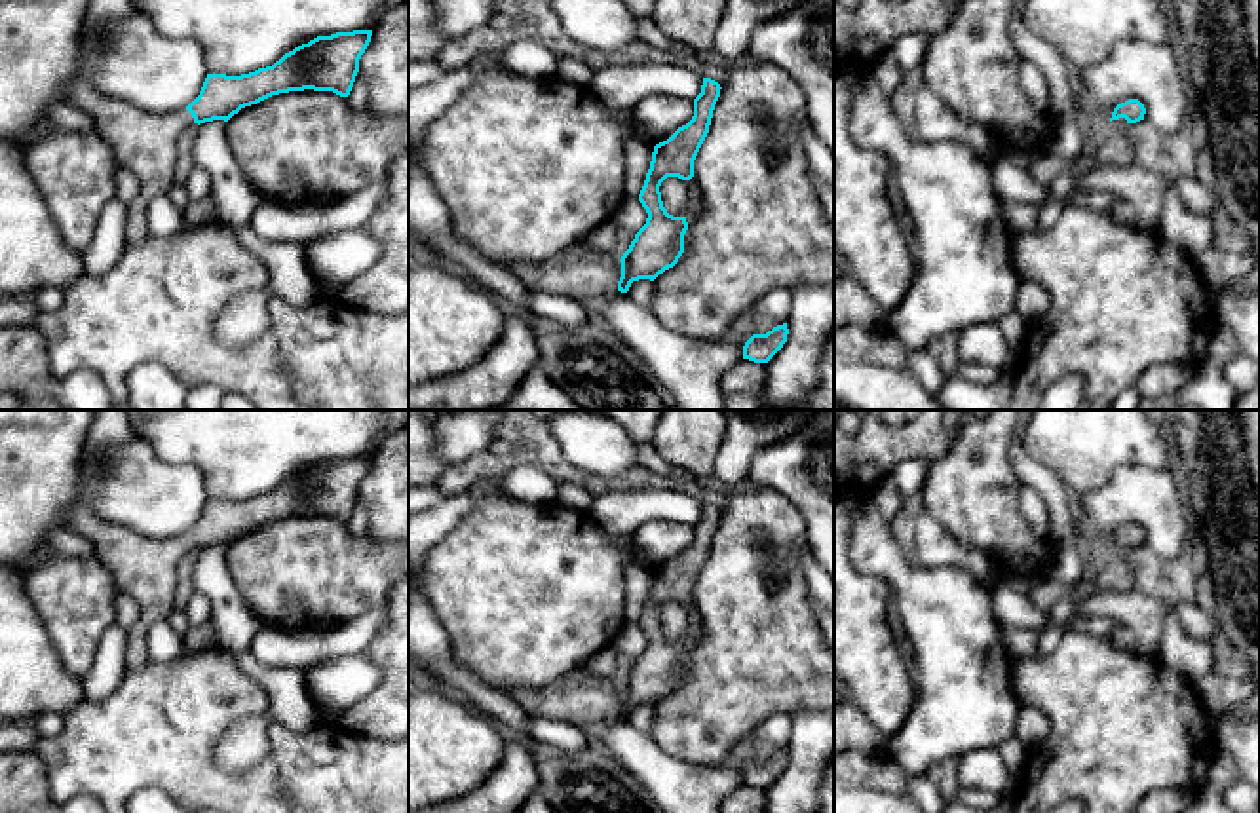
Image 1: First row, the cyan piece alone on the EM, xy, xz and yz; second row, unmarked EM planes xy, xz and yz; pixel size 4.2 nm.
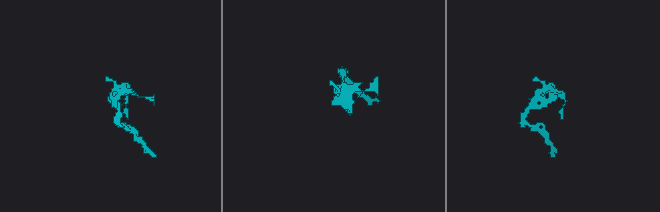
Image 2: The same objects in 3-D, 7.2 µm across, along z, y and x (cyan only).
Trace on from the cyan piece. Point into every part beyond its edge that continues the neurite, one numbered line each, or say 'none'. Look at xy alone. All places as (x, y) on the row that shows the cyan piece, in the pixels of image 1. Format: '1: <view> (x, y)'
1: xy (143, 141)

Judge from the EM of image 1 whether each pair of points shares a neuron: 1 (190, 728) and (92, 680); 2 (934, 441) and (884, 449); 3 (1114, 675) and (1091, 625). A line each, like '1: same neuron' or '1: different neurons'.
1: different neurons
2: same neuron
3: different neurons

